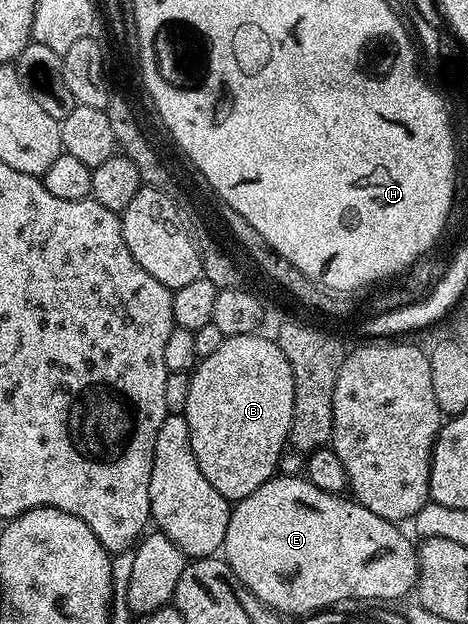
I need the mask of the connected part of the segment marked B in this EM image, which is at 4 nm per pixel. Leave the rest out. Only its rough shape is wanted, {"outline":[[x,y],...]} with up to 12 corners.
{"outline":[[230,335],[182,412],[229,501],[277,474],[294,373],[275,338]]}

